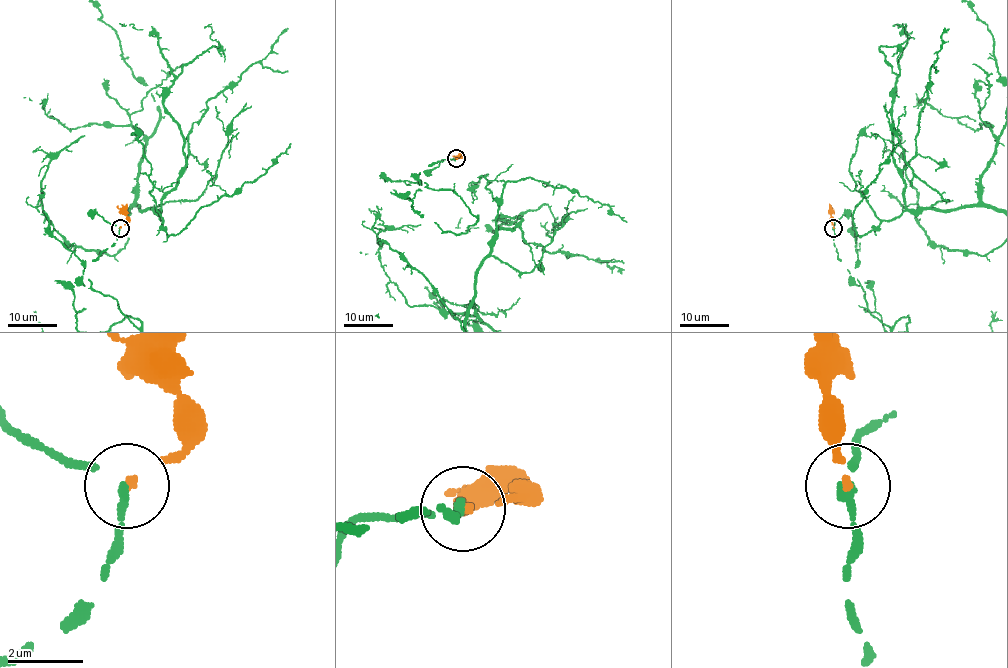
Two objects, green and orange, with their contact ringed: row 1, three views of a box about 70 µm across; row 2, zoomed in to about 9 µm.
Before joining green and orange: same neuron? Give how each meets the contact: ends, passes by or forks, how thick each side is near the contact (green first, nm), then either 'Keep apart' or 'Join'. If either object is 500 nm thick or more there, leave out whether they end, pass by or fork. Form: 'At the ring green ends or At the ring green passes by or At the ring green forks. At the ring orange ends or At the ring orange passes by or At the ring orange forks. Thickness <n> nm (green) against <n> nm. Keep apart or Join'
At the ring green passes by. At the ring orange ends. Thickness 170 nm (green) against 140 nm. Join

